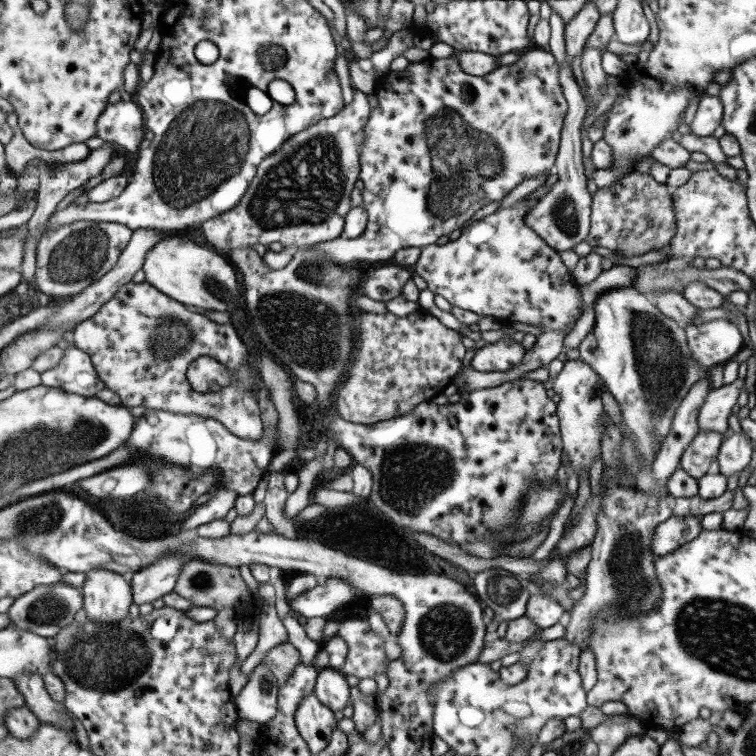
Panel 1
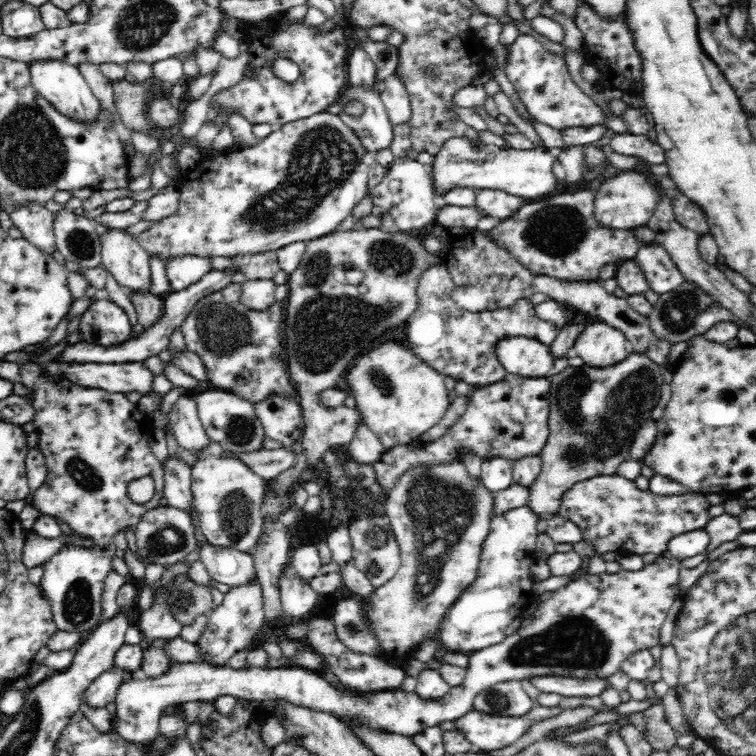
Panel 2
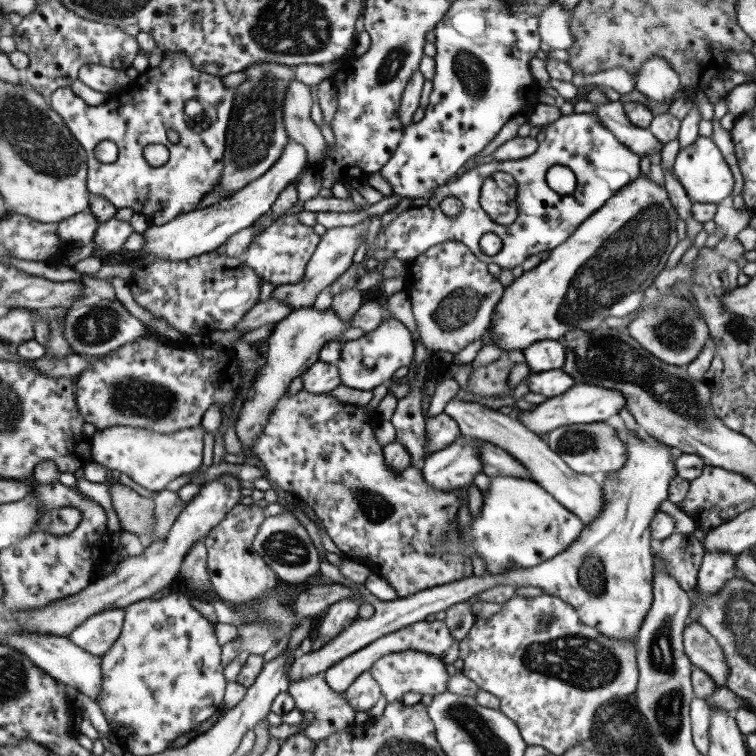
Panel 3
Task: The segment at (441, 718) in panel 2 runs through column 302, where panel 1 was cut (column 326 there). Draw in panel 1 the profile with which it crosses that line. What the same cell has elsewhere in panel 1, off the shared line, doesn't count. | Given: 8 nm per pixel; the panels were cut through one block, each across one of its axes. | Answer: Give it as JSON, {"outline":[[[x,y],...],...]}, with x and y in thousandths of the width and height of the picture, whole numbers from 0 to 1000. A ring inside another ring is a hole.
{"outline":[[[426,884],[421,888],[414,917],[426,931],[440,940],[455,939],[464,926],[464,909],[458,894],[452,893],[450,886],[439,884]]]}

